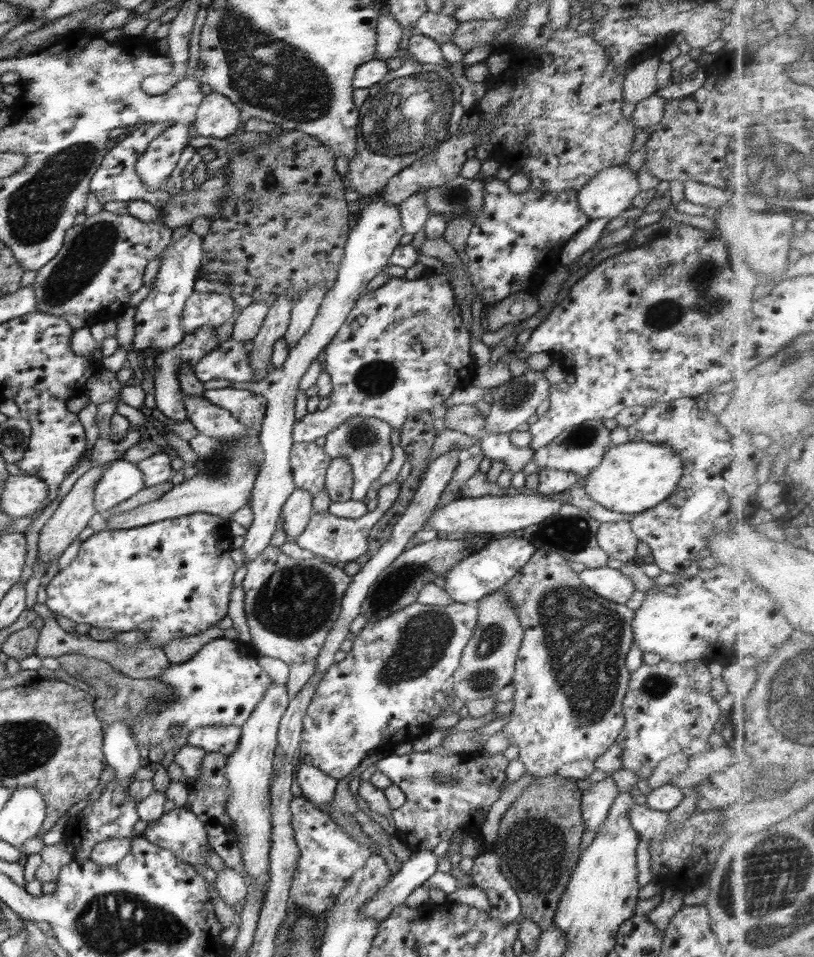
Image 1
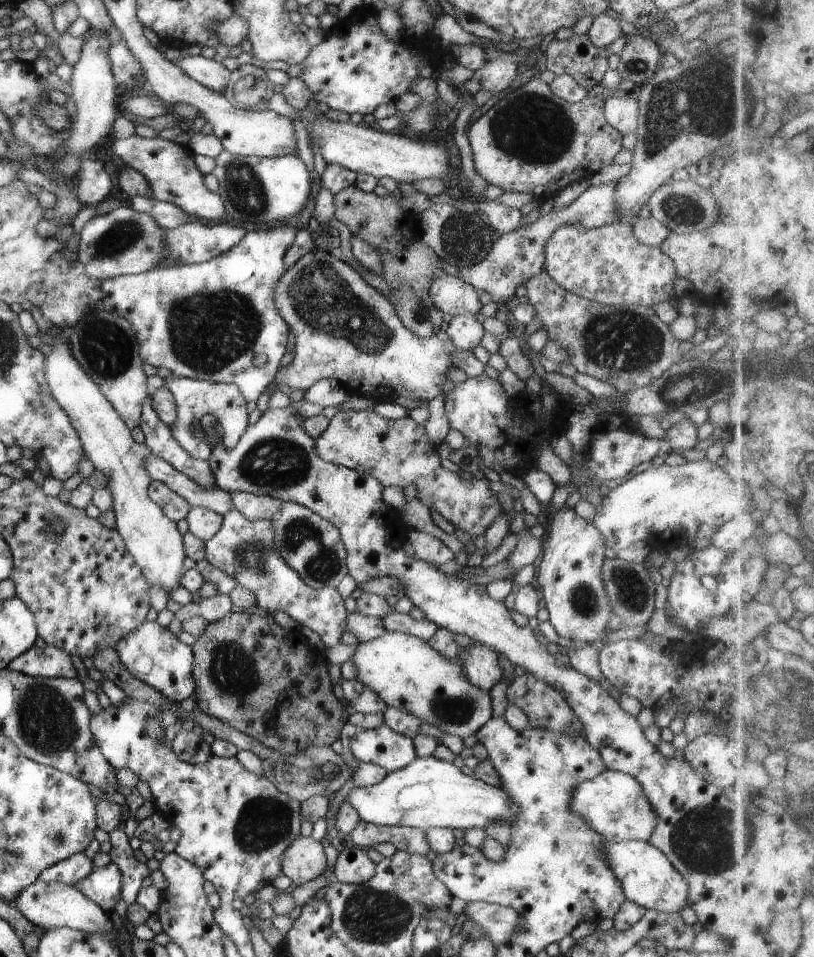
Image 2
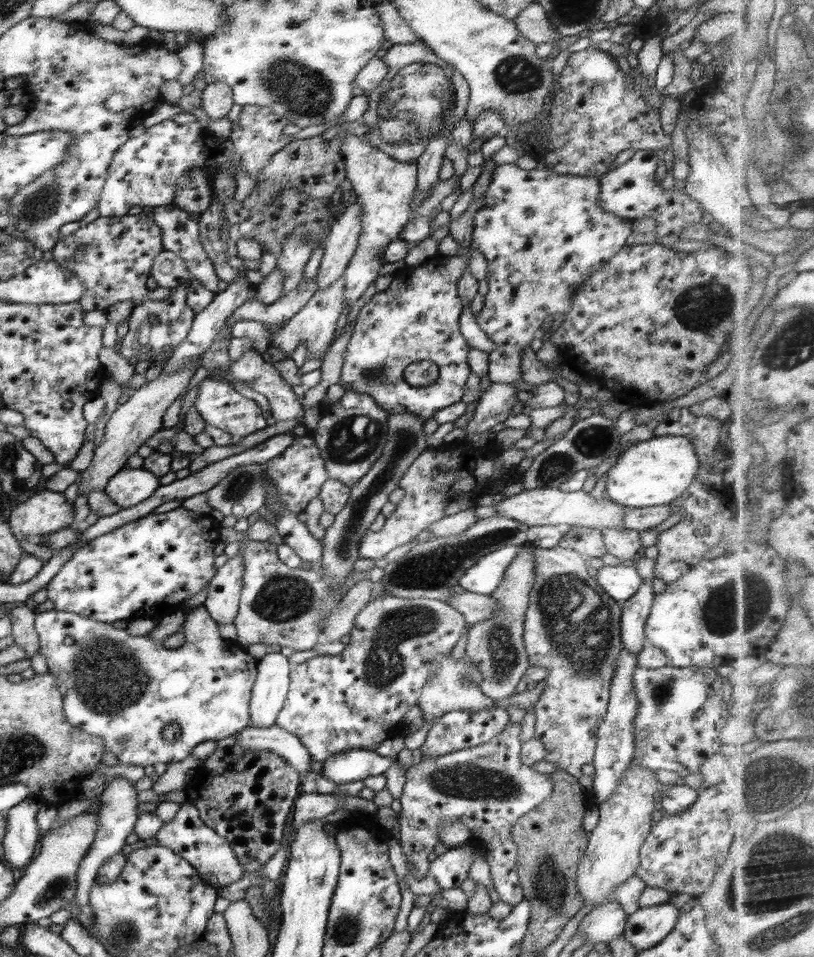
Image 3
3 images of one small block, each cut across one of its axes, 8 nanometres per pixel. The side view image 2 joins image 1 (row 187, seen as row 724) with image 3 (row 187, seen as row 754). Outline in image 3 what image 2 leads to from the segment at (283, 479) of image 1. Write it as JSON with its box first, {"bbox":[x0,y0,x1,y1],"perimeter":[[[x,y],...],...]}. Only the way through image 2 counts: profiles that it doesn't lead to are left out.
{"bbox":[338,132,417,313],"perimeter":[[[344,132],[338,136],[341,138],[341,159],[345,164],[347,178],[353,184],[356,204],[360,206],[362,214],[356,253],[342,276],[345,283],[346,313],[366,292],[366,288],[374,284],[380,269],[386,264],[382,261],[383,250],[392,244],[392,240],[400,238],[402,228],[412,218],[412,198],[417,188],[417,163],[394,160],[378,147],[371,147],[364,138]]]}

